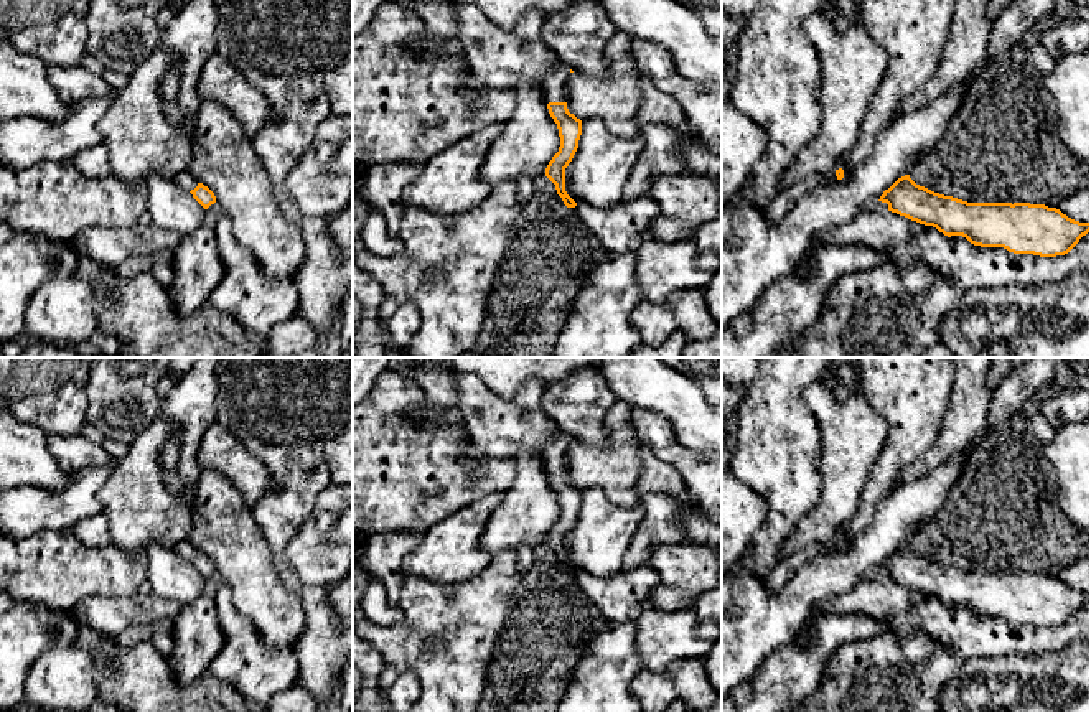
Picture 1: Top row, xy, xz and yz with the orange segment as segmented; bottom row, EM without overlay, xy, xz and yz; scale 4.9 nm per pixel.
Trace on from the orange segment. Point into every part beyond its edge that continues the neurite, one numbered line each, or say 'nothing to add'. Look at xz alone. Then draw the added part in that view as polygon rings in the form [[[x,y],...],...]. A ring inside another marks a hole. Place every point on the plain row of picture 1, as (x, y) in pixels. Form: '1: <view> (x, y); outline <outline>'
1: xz (554, 455); outline [[[557,429],[554,438],[547,443],[542,453],[547,473],[565,471],[565,453],[569,445],[570,445],[570,437]]]

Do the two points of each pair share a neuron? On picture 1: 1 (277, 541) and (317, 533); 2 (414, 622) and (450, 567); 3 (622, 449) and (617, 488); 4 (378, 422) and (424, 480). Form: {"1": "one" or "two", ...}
{"1": "two", "2": "two", "3": "one", "4": "one"}

